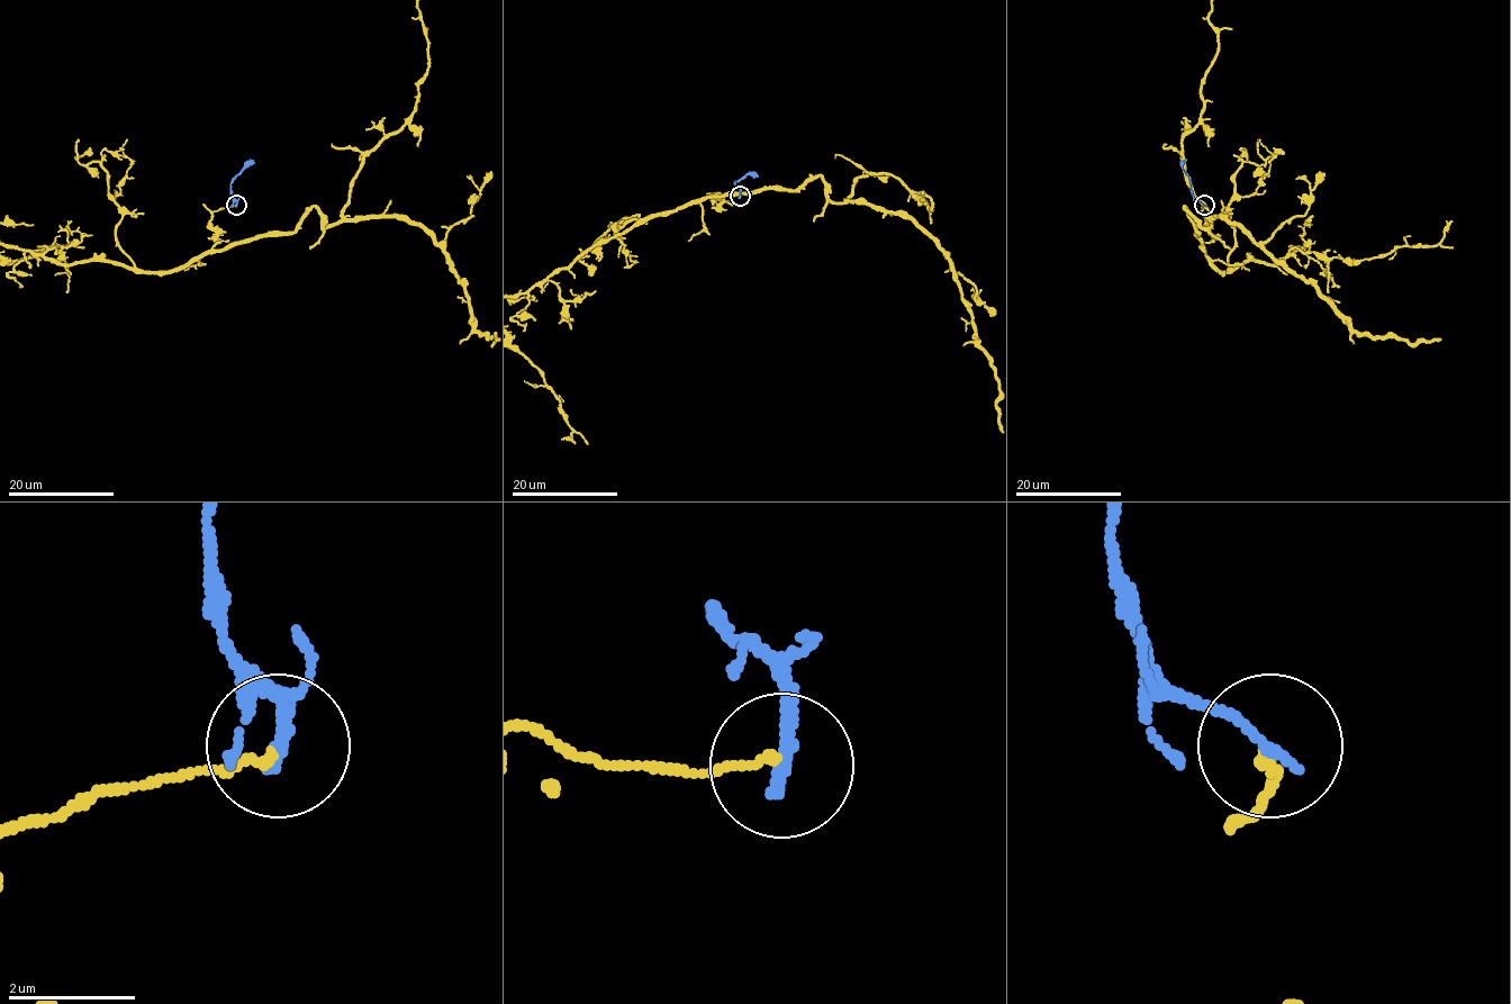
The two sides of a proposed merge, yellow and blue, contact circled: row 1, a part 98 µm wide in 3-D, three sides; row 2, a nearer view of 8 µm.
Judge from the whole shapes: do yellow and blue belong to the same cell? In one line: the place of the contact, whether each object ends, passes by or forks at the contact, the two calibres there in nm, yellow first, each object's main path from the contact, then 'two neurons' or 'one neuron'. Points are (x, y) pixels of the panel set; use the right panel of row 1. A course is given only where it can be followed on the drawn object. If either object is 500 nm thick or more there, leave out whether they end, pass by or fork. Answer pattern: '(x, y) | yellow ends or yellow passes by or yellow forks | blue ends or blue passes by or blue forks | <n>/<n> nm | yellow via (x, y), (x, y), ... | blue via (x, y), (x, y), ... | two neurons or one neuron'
(1204, 205) | yellow ends | blue ends | 140/220 nm | yellow via (1203, 204), (1213, 238), (1205, 249), (1185, 207), (1208, 228), (1214, 217), (1239, 225), (1359, 334), (1440, 338) | blue via (1203, 204), (1192, 195), (1191, 178), (1183, 169), (1185, 161) | two neurons

